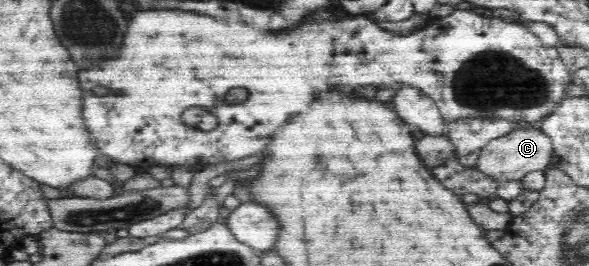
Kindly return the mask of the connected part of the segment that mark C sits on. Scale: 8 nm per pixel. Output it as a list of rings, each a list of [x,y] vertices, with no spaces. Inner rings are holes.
[[[533,123],[530,126],[516,128],[506,136],[490,140],[480,149],[480,155],[474,168],[491,175],[495,178],[496,185],[500,186],[507,181],[520,181],[528,172],[544,171],[547,164],[551,162],[553,154],[554,147],[551,137],[540,129],[539,124]]]

